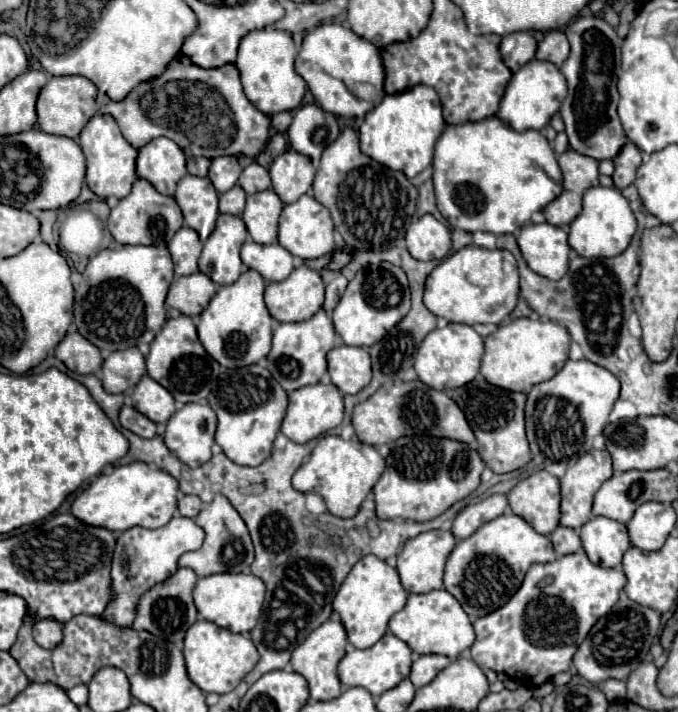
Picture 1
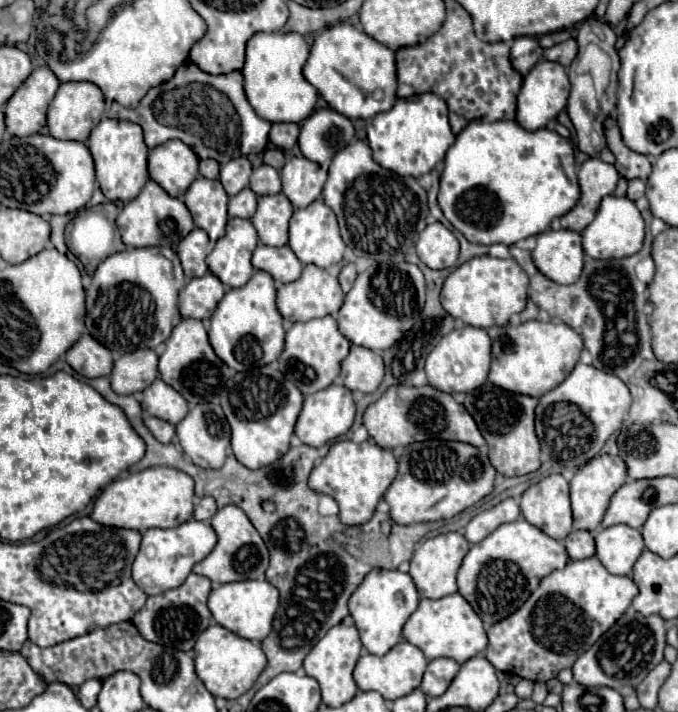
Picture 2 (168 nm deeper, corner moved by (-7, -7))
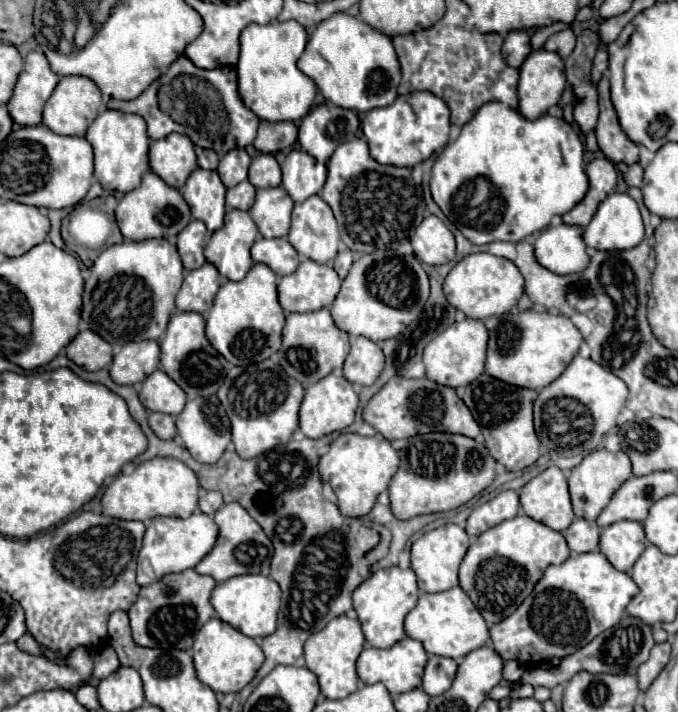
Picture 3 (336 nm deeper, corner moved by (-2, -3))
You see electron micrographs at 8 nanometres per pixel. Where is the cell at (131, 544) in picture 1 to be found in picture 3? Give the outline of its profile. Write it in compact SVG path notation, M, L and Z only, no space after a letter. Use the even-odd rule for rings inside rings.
M193 513L189 519L177 517L157 517L147 523L147 531L143 537L143 547L137 559L137 583L139 587L151 585L153 581L161 581L167 573L179 573L195 567L215 545L217 541L217 525L205 513Z

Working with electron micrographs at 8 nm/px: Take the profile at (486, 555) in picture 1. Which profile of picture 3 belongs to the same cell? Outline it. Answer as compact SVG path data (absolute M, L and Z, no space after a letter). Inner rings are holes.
M517 515L487 529L471 543L459 567L459 587L469 595L483 619L493 625L509 617L523 603L549 565L559 565L567 557L569 547L561 533L527 515Z

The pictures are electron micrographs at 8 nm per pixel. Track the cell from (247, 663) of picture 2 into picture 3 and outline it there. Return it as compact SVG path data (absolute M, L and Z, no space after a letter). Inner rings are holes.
M219 617L209 619L197 633L193 643L195 671L201 683L209 685L215 693L237 693L241 691L263 665L261 647L247 635L239 633L231 625L223 623Z

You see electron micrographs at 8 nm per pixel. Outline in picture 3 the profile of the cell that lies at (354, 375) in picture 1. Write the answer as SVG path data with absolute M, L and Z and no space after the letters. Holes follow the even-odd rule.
M355 337L351 339L351 351L345 359L343 375L349 383L373 385L383 369L383 363L385 357L377 343L365 337Z

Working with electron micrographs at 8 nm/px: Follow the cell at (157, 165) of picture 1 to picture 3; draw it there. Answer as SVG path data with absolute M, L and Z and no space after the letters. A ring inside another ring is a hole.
M181 133L157 139L149 149L149 167L169 187L181 191L187 177L199 167L195 157L195 145Z

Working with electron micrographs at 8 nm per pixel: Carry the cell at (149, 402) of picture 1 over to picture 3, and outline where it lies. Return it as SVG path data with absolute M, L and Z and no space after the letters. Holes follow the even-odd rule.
M161 369L153 371L139 391L139 399L145 409L167 415L179 415L185 407L185 391Z

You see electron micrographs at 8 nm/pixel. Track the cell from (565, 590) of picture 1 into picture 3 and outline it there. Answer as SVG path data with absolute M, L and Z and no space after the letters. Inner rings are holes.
M591 551L583 555L571 555L561 565L549 565L549 569L543 573L539 583L535 585L533 593L517 607L517 611L505 621L499 621L489 629L491 635L491 647L503 661L519 661L525 669L535 669L537 665L543 665L545 661L553 657L567 657L575 653L579 647L585 647L589 641L593 641L599 633L619 623L627 603L633 595L639 593L639 587L635 581L627 575L617 571L601 551Z

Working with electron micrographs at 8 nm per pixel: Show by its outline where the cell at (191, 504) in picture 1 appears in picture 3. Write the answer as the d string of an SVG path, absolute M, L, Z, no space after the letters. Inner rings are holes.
M205 491L199 497L199 511L207 515L213 515L221 505L223 505L223 499L221 499L221 493L217 491Z

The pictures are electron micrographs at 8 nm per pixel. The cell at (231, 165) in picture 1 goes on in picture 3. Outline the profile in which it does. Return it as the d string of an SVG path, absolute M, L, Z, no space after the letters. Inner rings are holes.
M233 149L229 151L221 161L219 161L219 167L217 167L217 173L223 181L225 187L235 187L237 183L245 181L247 179L247 169L249 169L249 155L243 151L243 149Z

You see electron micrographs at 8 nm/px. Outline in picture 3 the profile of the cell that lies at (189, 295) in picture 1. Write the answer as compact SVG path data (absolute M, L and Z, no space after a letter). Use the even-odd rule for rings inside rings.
M205 263L203 267L189 271L175 299L177 309L205 315L213 305L213 297L219 291L219 285L221 277L211 263Z

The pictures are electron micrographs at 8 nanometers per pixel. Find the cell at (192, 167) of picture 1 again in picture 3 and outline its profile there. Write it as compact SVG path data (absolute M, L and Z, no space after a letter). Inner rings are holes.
M199 149L197 159L199 159L201 169L217 169L219 157L217 157L217 153L213 149Z

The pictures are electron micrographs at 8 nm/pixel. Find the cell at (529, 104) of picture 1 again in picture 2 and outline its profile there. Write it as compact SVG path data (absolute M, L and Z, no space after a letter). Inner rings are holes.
M538 61L538 65L534 65L534 69L530 69L530 73L524 77L524 83L518 95L516 121L524 129L542 129L550 121L554 121L558 113L566 107L568 95L570 95L570 81L568 81L566 69L554 61Z

